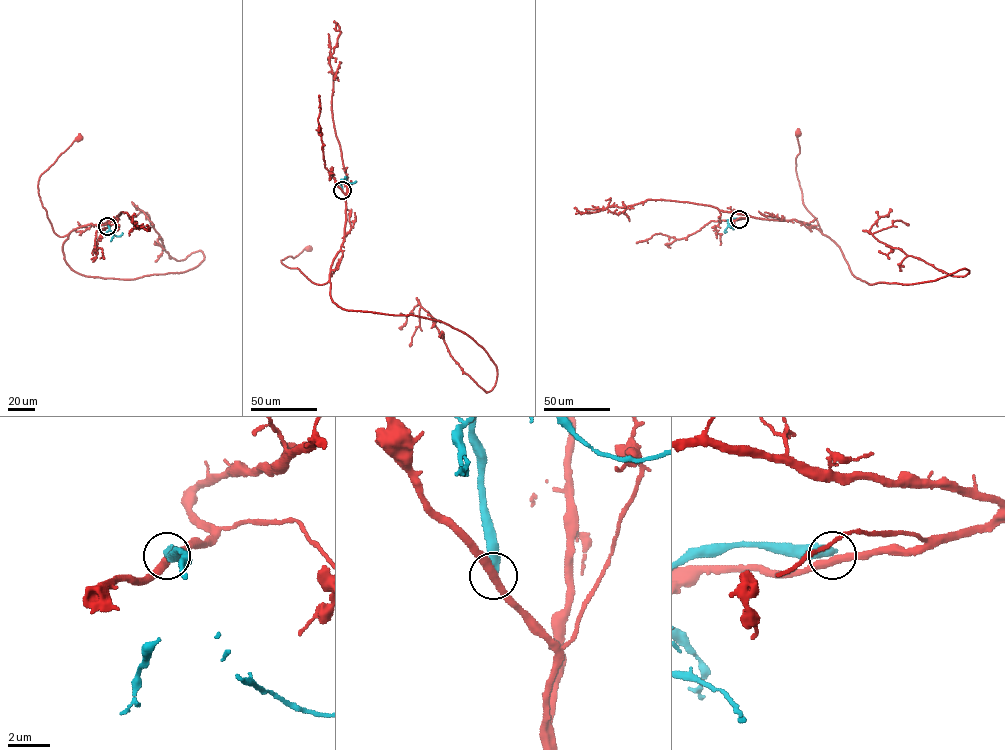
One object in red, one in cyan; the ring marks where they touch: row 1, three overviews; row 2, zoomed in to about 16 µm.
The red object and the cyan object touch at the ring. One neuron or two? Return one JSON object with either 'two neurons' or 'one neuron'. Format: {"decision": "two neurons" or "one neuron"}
{"decision": "two neurons"}

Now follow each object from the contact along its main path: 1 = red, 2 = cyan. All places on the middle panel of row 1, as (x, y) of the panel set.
1: (342, 190), (346, 195), (344, 241), (325, 283), (315, 284), (298, 268), (289, 268), (281, 261), (309, 248)
2: (342, 190), (341, 180), (351, 183), (355, 181)

